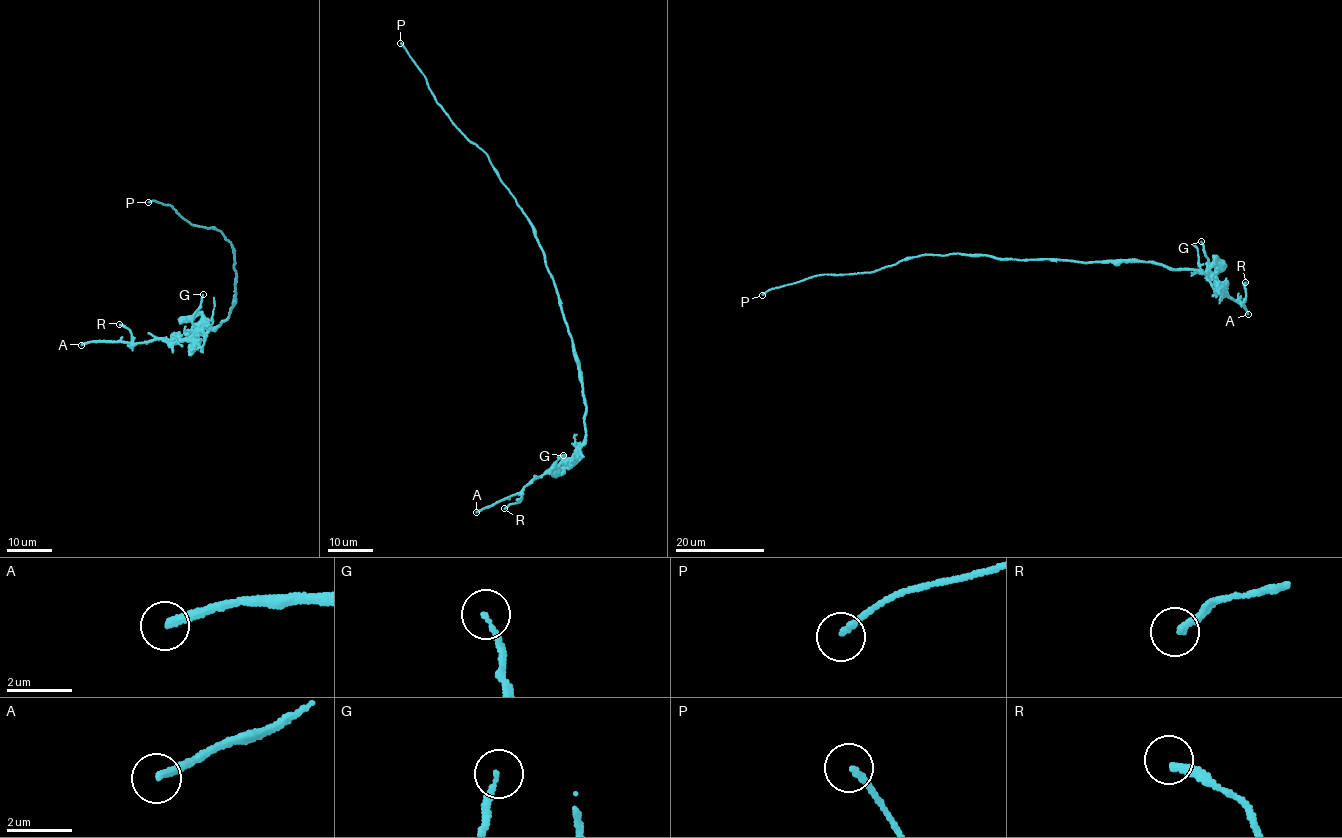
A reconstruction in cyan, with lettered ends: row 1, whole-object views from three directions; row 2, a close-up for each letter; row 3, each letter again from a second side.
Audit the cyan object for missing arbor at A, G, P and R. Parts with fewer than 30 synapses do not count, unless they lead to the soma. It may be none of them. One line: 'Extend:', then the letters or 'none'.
Extend: A

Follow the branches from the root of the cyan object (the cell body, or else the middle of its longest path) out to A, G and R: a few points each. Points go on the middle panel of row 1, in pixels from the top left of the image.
A: (559, 294), (582, 387), (586, 441), (572, 457), (550, 467), (519, 492), (476, 512)
G: (559, 294), (578, 366), (586, 410), (586, 441), (571, 457), (561, 459), (563, 455)
R: (559, 294), (582, 387), (586, 441), (572, 457), (550, 467), (523, 488), (517, 504), (509, 503), (504, 508)

